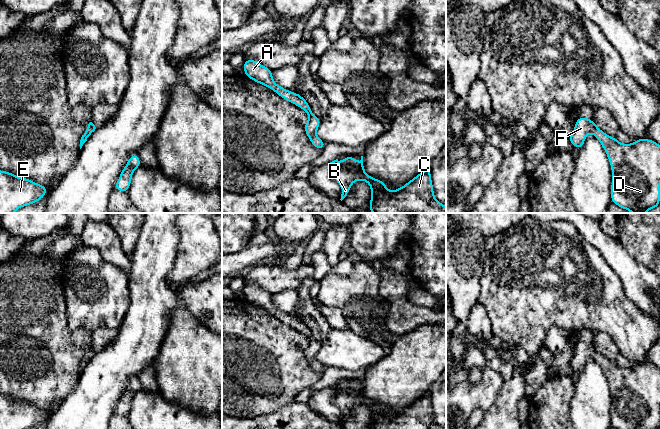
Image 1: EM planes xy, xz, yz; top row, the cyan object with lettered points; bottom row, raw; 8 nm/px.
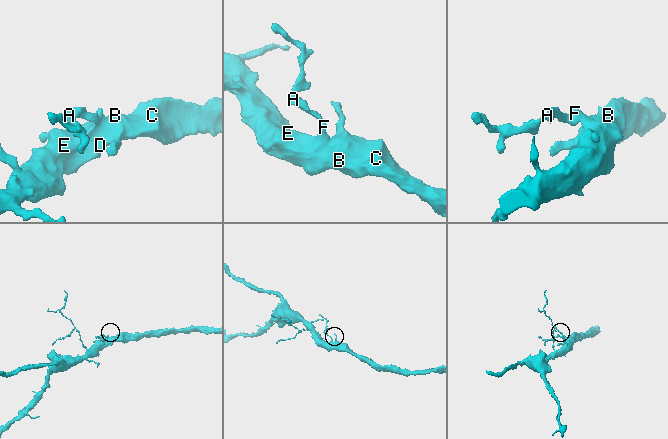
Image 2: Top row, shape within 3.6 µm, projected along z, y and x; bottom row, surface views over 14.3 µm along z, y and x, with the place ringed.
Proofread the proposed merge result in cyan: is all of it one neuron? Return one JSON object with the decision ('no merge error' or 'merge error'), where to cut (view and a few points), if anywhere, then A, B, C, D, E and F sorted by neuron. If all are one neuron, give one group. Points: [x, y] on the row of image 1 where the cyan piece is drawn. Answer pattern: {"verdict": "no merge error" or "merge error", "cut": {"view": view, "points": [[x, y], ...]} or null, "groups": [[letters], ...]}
{"verdict": "no merge error", "cut": null, "groups": [["A", "B", "C", "D", "E", "F"]]}

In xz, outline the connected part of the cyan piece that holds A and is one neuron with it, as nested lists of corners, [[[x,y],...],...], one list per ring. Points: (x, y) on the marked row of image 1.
[[[246,59],[243,68],[246,77],[272,89],[280,97],[295,104],[308,114],[309,119],[304,125],[305,133],[309,137],[311,144],[317,149],[323,151],[326,143],[316,136],[316,131],[320,126],[321,120],[313,114],[308,102],[300,94],[288,91],[287,89],[277,85],[273,80],[272,70],[261,65],[257,61]]]

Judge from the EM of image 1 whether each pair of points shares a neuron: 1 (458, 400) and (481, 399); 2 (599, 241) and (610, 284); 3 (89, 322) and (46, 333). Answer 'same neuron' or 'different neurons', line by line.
1: same neuron
2: different neurons
3: different neurons

